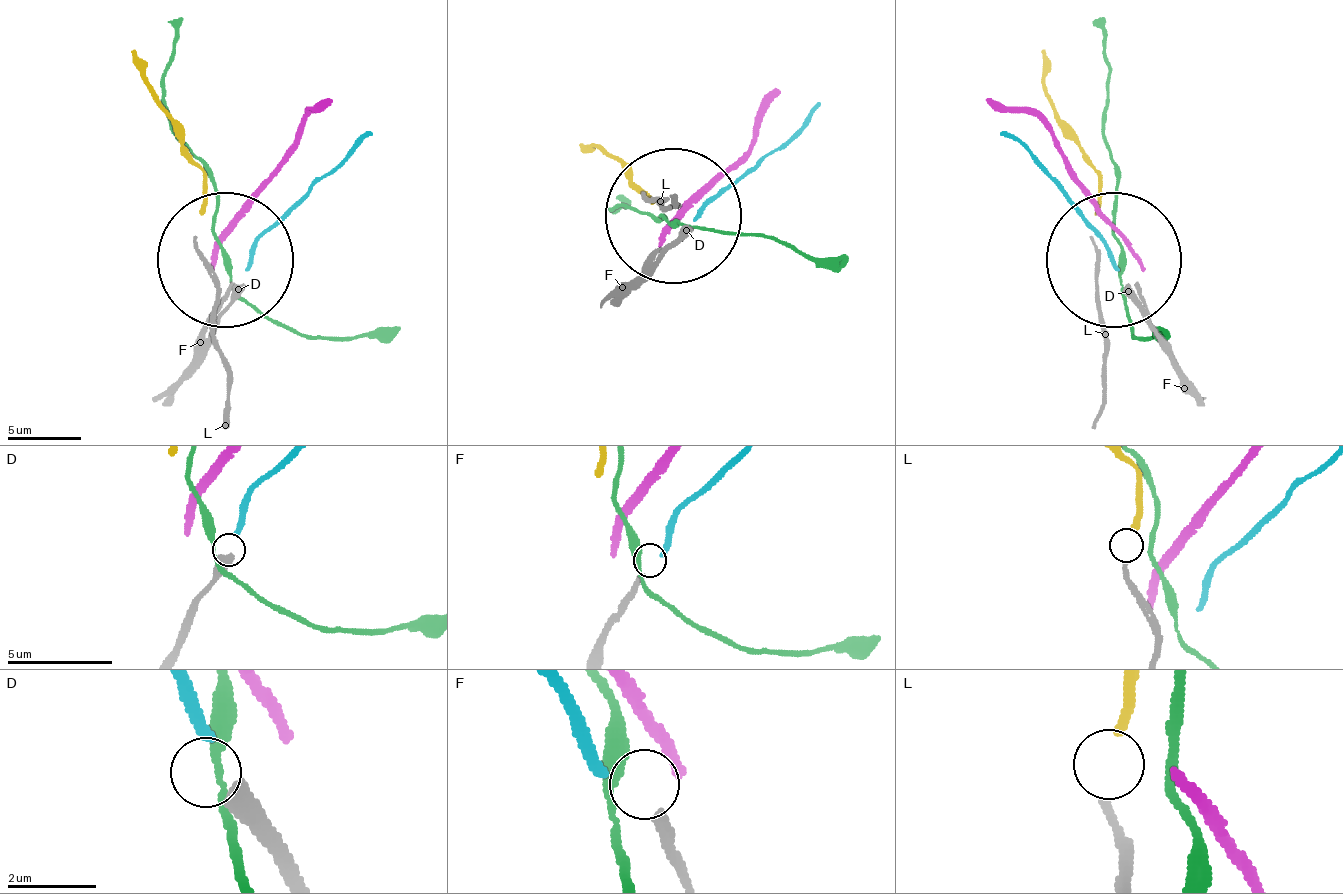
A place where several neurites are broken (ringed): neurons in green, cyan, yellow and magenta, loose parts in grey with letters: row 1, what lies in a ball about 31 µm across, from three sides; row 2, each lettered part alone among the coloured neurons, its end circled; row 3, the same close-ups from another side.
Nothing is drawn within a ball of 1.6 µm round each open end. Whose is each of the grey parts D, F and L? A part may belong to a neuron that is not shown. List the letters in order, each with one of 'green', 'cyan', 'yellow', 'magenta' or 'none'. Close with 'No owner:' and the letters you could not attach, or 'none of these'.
D: cyan
F: none
L: yellow
No owner: F

